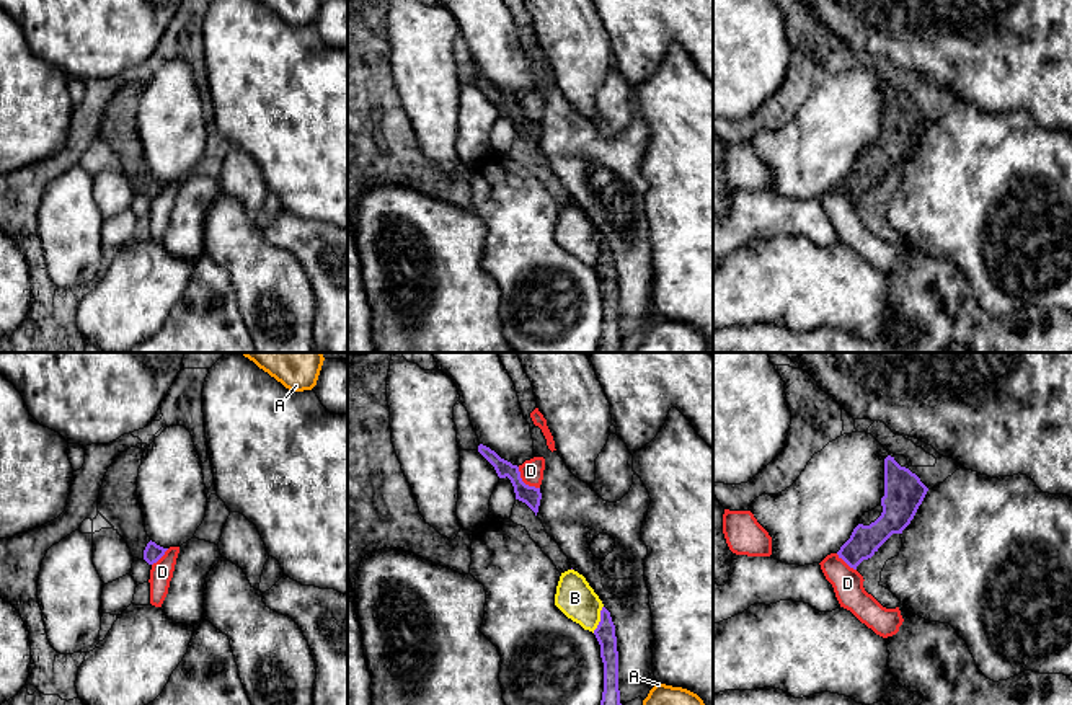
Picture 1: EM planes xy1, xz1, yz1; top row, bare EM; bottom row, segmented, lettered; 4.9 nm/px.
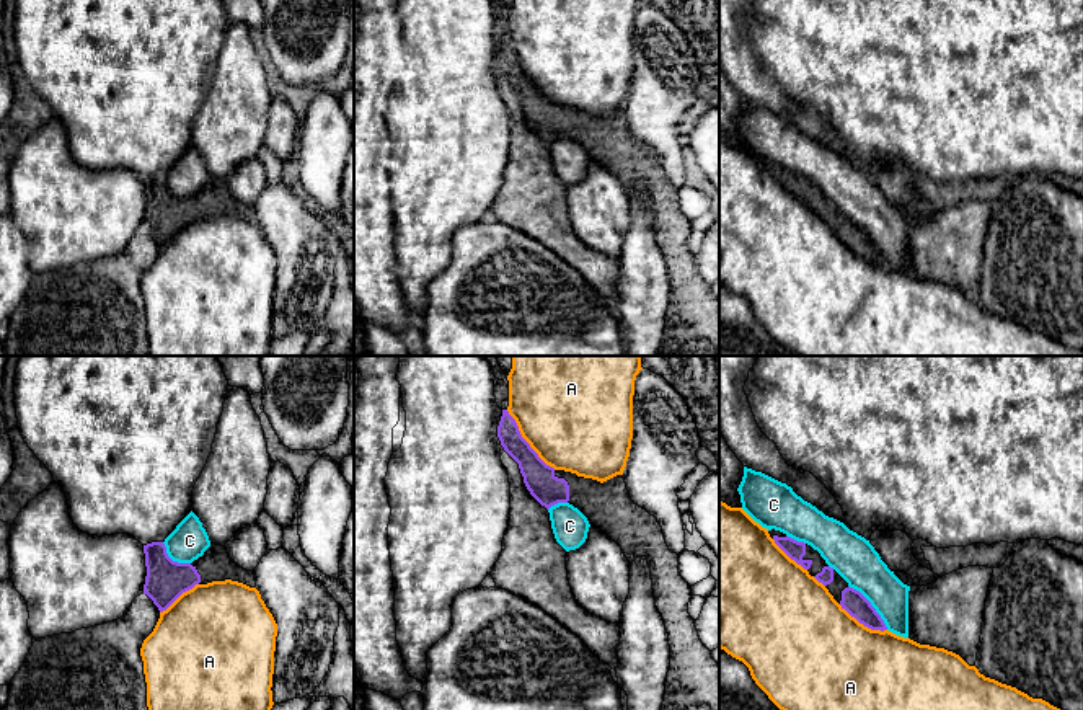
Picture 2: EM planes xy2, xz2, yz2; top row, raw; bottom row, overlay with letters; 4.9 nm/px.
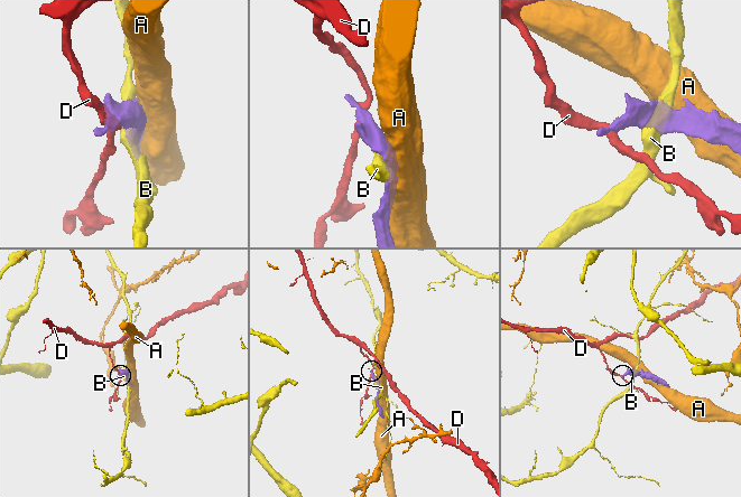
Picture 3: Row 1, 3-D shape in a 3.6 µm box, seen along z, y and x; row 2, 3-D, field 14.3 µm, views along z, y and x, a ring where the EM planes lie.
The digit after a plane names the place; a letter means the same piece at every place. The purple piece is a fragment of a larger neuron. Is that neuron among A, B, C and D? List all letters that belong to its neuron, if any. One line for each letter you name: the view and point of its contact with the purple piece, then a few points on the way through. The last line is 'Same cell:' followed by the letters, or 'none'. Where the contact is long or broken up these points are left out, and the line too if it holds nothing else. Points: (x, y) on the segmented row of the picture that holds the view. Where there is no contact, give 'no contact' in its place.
Same cell: none

